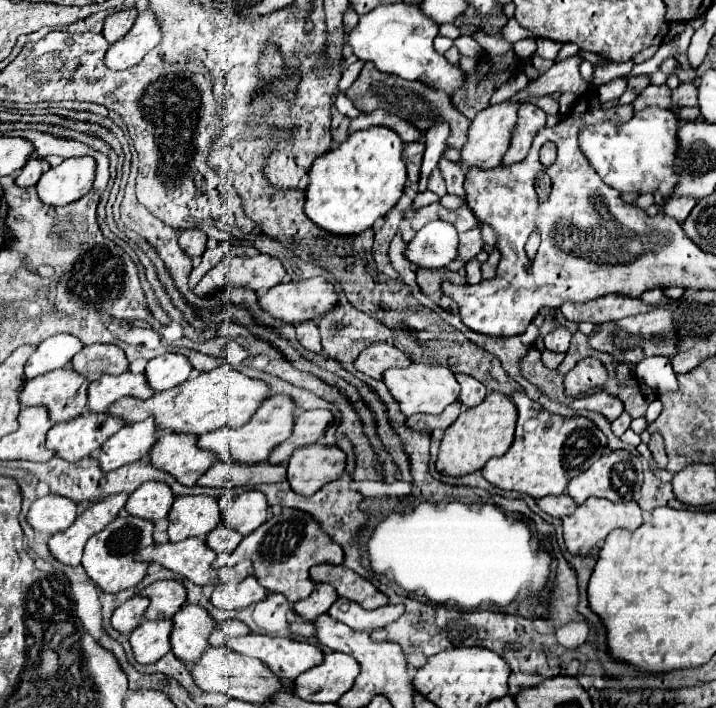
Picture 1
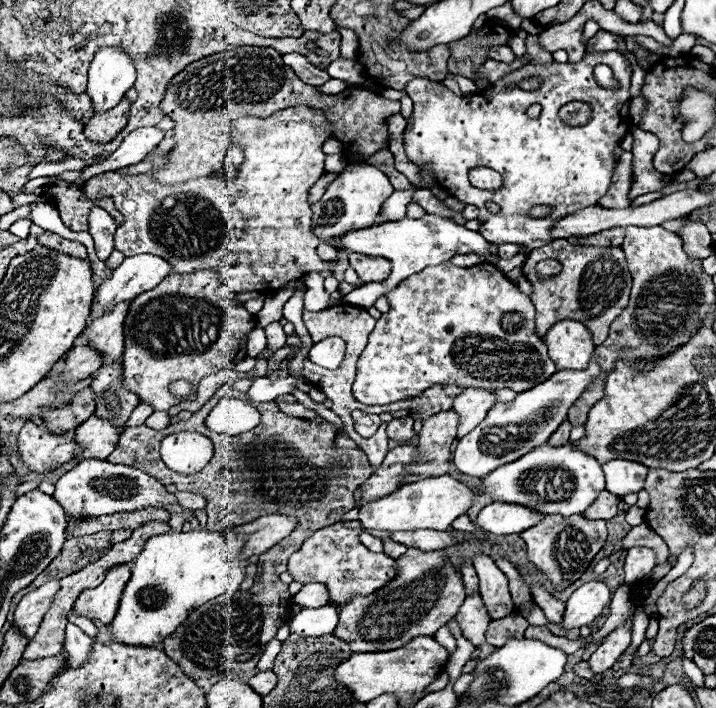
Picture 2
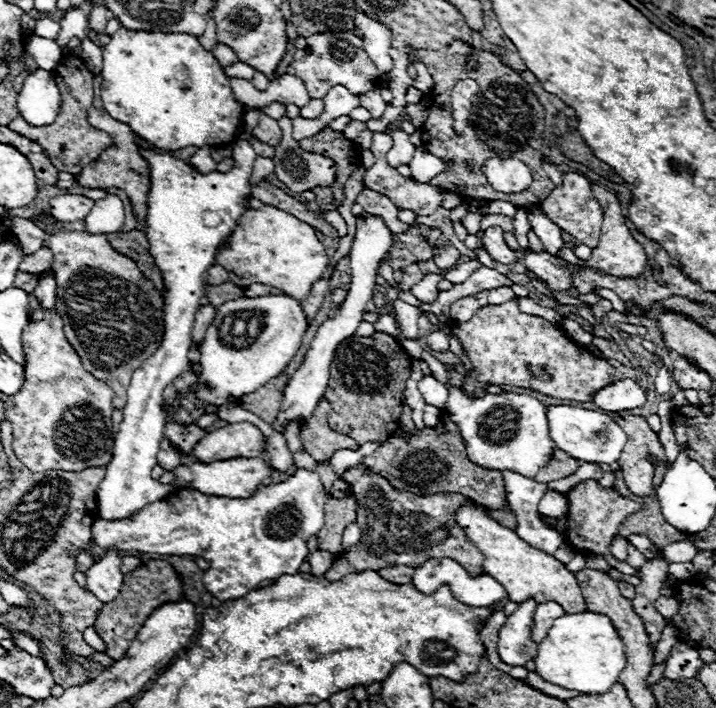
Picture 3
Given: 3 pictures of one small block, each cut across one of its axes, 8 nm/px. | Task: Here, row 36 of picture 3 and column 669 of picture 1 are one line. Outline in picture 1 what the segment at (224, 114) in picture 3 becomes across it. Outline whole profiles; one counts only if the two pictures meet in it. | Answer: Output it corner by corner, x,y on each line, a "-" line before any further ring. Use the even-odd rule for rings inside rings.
648,106
632,116
632,120
624,124
614,122
598,122
586,126
578,134
578,144
590,166
598,172
602,182
618,192
636,192
636,194
656,194
660,192
662,198
668,198
678,182
678,174
674,172
674,162
678,154
678,118
670,110
662,110
658,106

